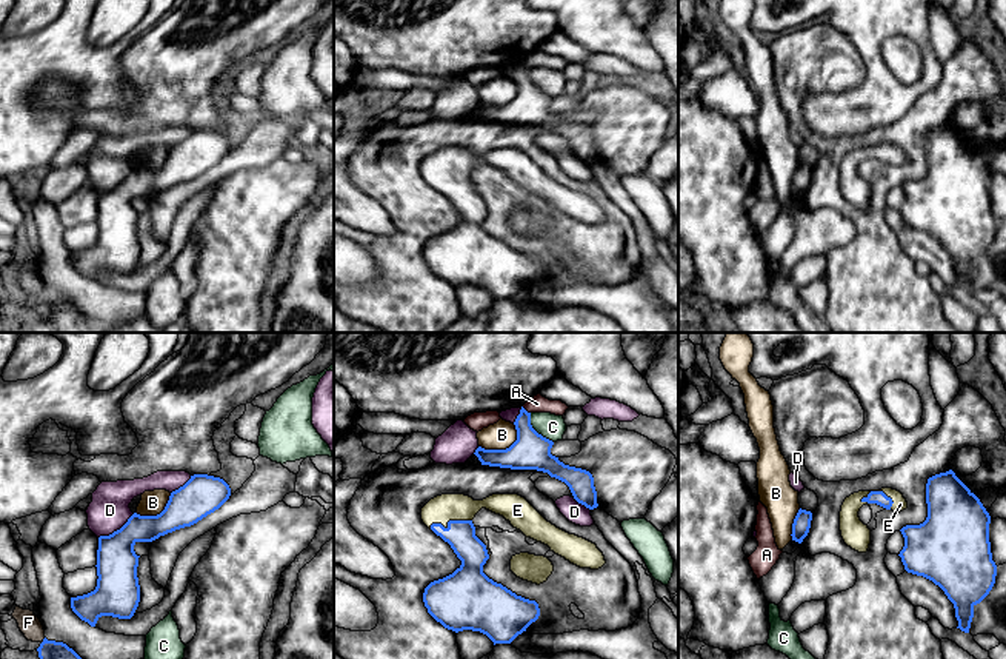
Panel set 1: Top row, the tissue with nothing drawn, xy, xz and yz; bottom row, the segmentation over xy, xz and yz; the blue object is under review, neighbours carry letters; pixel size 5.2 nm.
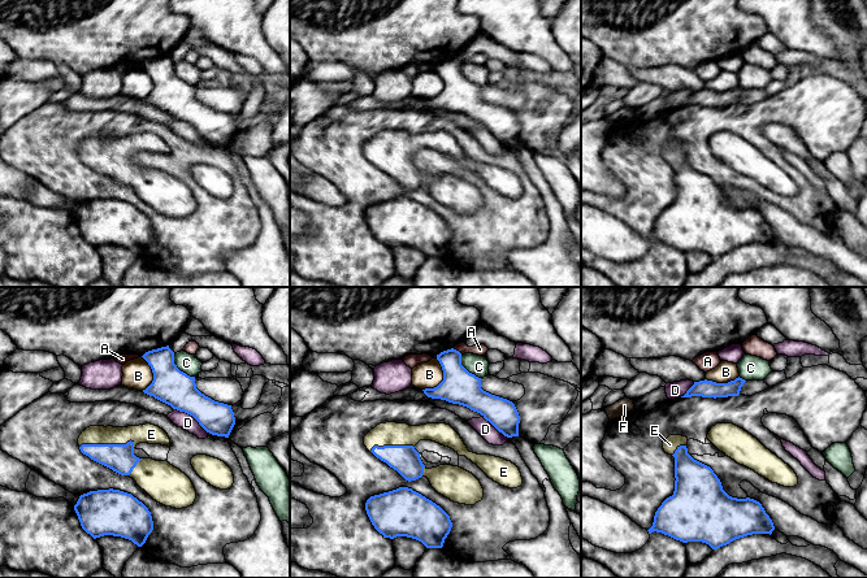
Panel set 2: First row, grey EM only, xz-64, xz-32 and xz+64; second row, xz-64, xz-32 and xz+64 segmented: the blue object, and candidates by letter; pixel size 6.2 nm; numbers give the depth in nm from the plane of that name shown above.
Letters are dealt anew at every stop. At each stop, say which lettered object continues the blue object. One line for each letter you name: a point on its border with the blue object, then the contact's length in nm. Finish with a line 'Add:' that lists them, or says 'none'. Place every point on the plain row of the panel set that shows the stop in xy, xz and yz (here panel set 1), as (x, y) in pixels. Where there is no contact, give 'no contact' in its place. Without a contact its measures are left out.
E: xz (449, 176) | 220 nm
Add: E

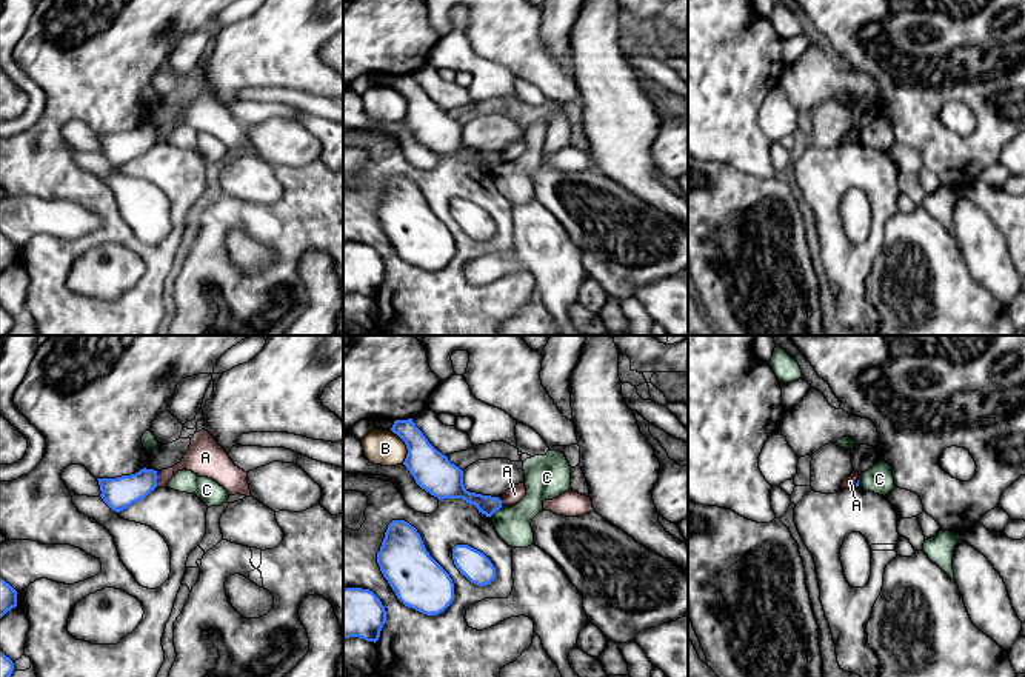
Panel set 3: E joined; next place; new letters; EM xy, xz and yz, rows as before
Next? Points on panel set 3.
Add: none

